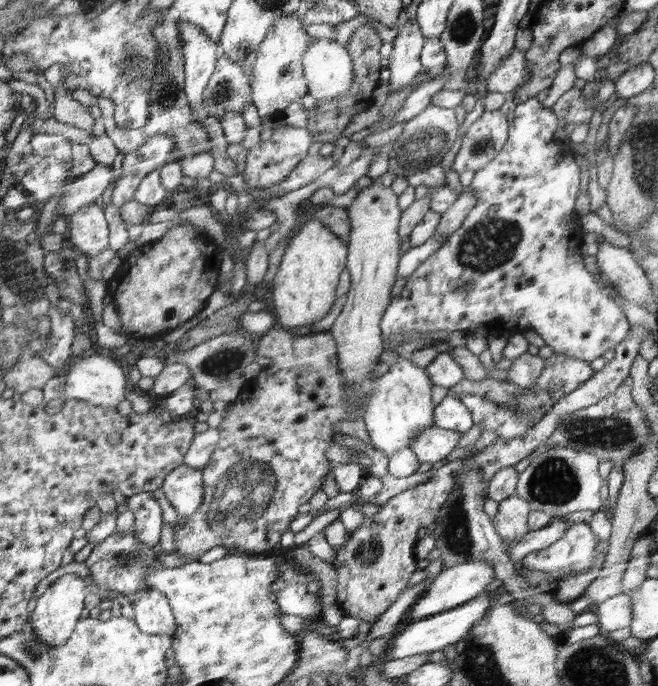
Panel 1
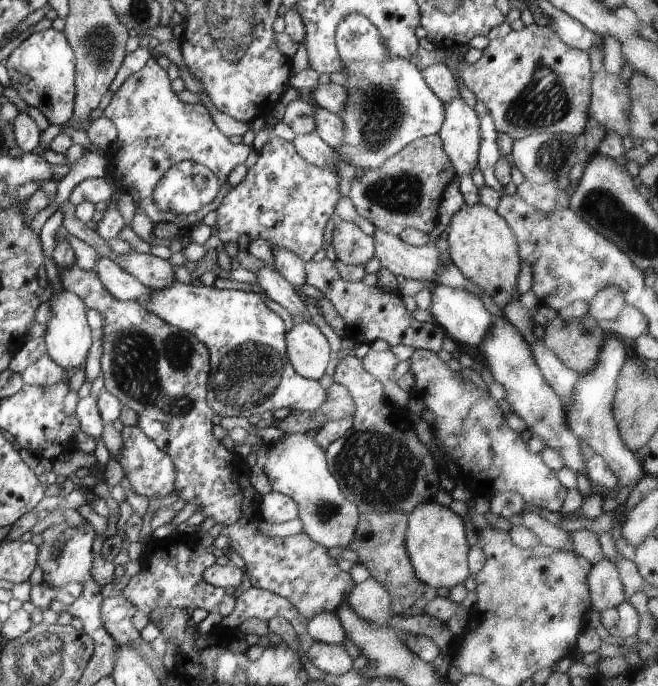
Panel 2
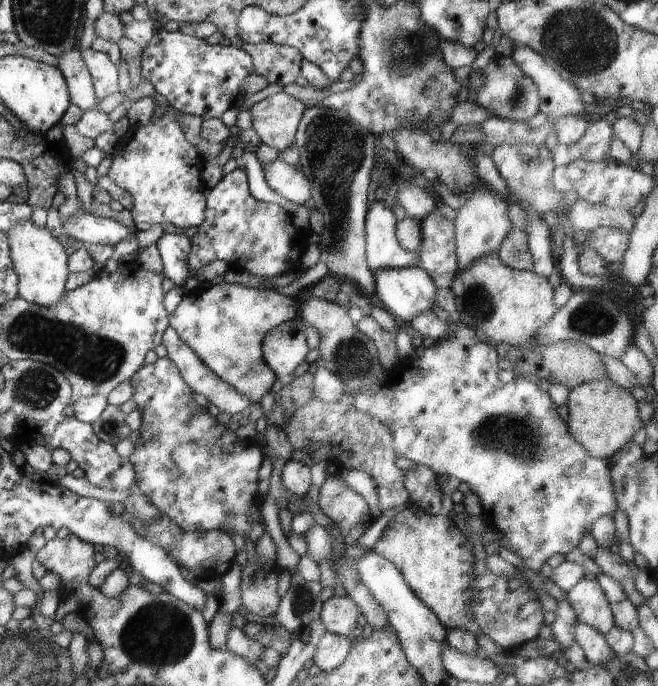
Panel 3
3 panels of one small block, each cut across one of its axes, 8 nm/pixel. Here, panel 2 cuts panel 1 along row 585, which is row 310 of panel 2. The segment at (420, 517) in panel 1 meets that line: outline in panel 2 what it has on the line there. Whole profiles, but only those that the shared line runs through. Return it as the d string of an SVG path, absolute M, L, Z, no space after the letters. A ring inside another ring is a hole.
M324 258L320 262L314 262L314 260L305 262L305 272L306 284L318 288L318 290L332 302L334 308L336 308L338 314L340 314L344 320L346 337L354 340L355 344L364 343L370 345L374 340L380 339L388 342L390 347L397 344L404 344L404 346L411 346L415 349L424 349L435 353L442 350L445 337L445 332L442 330L442 327L435 322L419 322L412 318L412 316L410 316L411 312L404 308L404 302L402 302L399 294L384 292L384 290L378 288L377 285L368 286L361 282L351 283L350 281L342 280L335 266L335 261L329 258Z

